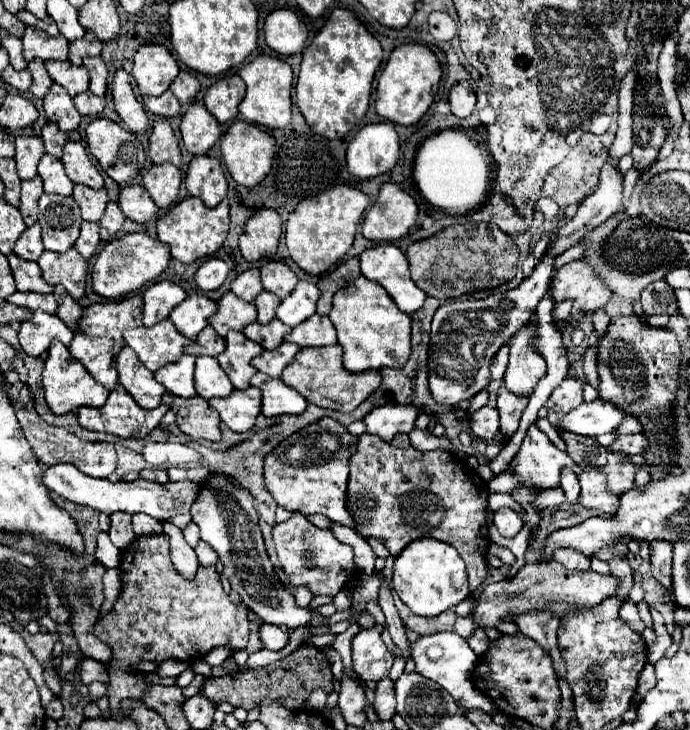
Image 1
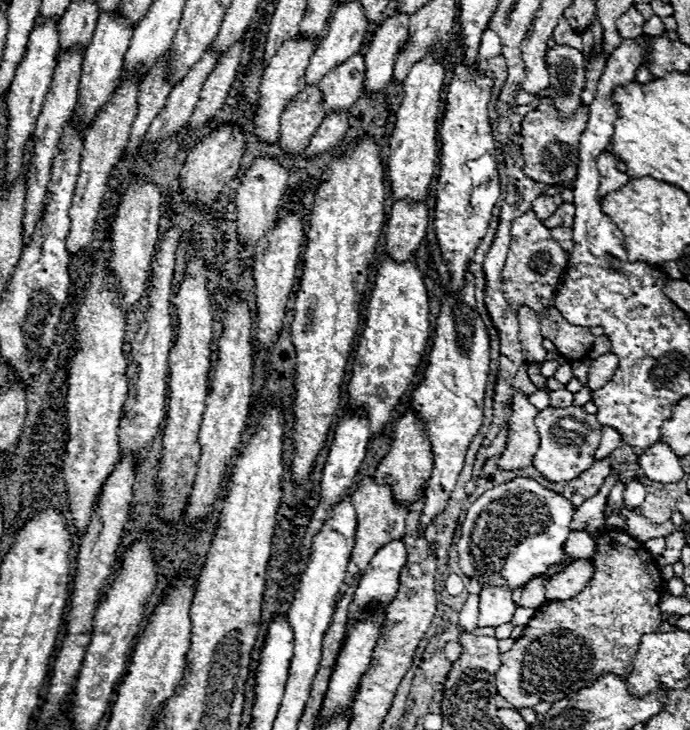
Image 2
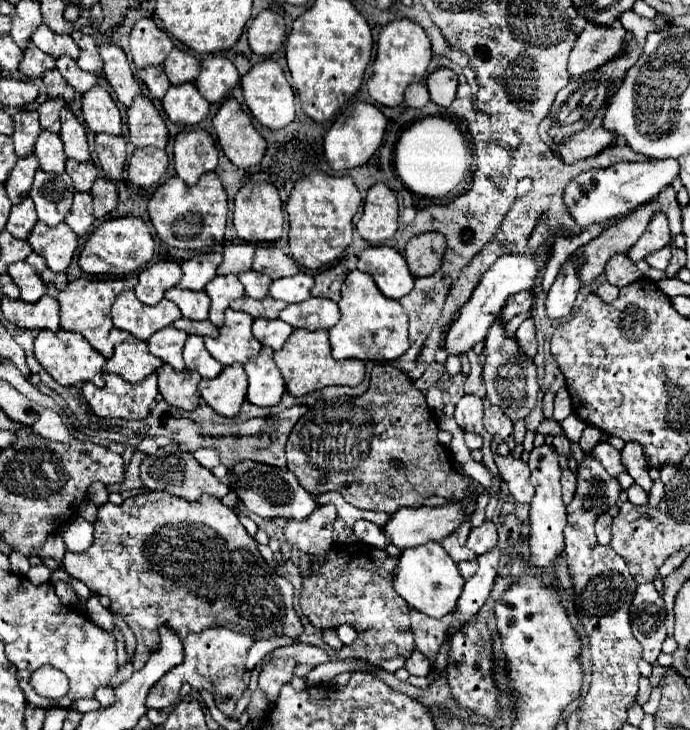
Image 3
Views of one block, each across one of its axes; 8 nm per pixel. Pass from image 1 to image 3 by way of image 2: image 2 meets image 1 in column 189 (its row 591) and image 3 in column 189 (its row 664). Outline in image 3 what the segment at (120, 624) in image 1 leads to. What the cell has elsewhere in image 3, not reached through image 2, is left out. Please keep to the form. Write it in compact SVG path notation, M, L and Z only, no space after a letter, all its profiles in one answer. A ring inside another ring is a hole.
M144 492L126 498L122 506L106 502L98 510L92 546L84 552L66 552L62 564L70 576L84 582L92 592L98 590L100 596L110 596L110 610L122 614L138 640L134 668L140 668L156 650L160 624L172 628L180 638L192 632L200 634L208 626L226 626L258 640L284 634L298 642L298 636L304 632L292 606L292 584L264 562L256 540L248 536L236 512L210 494L188 502L168 492Z

